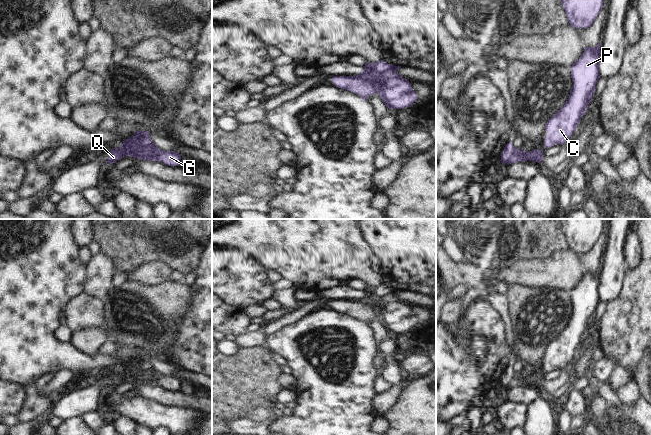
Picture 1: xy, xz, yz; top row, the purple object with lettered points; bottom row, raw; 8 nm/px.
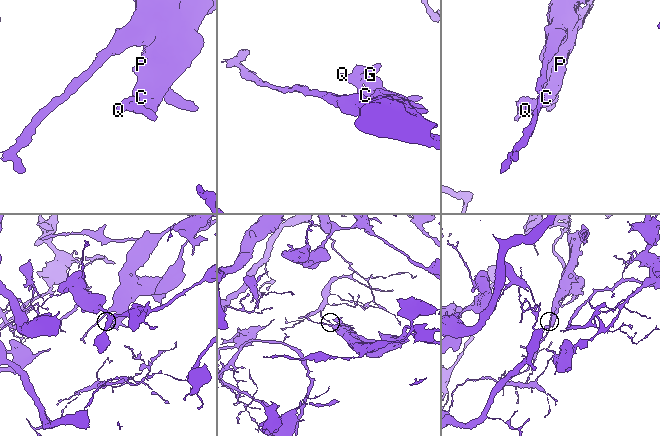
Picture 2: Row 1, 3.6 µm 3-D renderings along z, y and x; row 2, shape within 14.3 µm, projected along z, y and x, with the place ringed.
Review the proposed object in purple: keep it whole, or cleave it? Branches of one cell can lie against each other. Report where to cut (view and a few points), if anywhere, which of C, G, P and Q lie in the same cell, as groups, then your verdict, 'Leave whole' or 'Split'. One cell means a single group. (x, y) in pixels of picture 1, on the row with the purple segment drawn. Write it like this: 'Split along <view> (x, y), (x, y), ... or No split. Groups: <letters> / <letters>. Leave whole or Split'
Split along xz (391, 65), (382, 73), (382, 88), (378, 93). Groups: C P Q / G. Split

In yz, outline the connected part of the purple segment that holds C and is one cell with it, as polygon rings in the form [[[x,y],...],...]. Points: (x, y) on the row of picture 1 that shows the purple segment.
[[[601,42],[596,47],[584,47],[583,54],[570,67],[573,81],[569,98],[546,123],[547,134],[544,147],[556,144],[564,145],[573,135],[580,119],[592,101],[599,73],[599,56]]]

